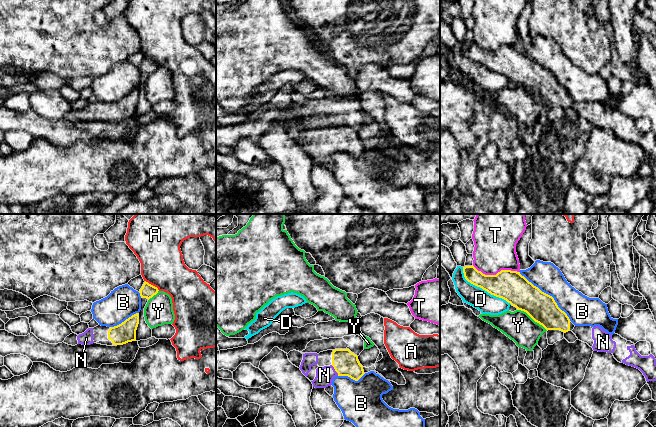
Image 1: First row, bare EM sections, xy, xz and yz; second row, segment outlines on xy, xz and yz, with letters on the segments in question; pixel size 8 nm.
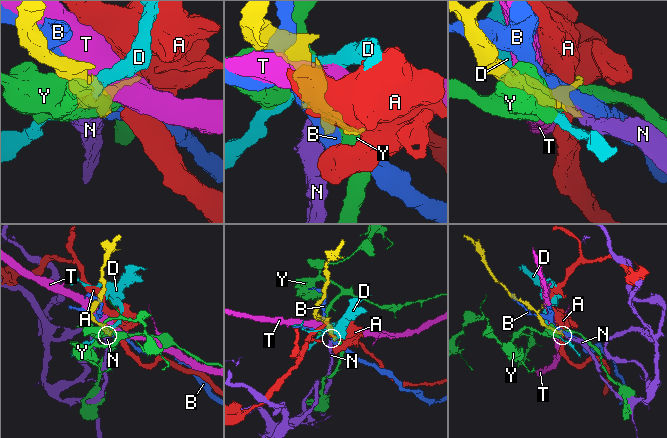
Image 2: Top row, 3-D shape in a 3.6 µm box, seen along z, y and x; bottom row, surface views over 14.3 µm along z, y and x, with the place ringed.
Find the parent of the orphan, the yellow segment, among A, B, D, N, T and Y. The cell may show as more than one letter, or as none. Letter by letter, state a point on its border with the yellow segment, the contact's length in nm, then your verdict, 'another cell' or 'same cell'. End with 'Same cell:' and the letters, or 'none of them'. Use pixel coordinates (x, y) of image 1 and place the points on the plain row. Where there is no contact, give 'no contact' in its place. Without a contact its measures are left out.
A: contact xy (152, 61); length 150 nm; another cell
B: contact yz (547, 70); length 600 nm; another cell
D: contact yz (483, 65); length 500 nm; another cell
N: contact xz (335, 146); length 110 nm; same cell
T: contact yz (496, 50); length 380 nm; another cell
Y: contact yz (532, 94); length 300 nm; another cell
Same cell: N

